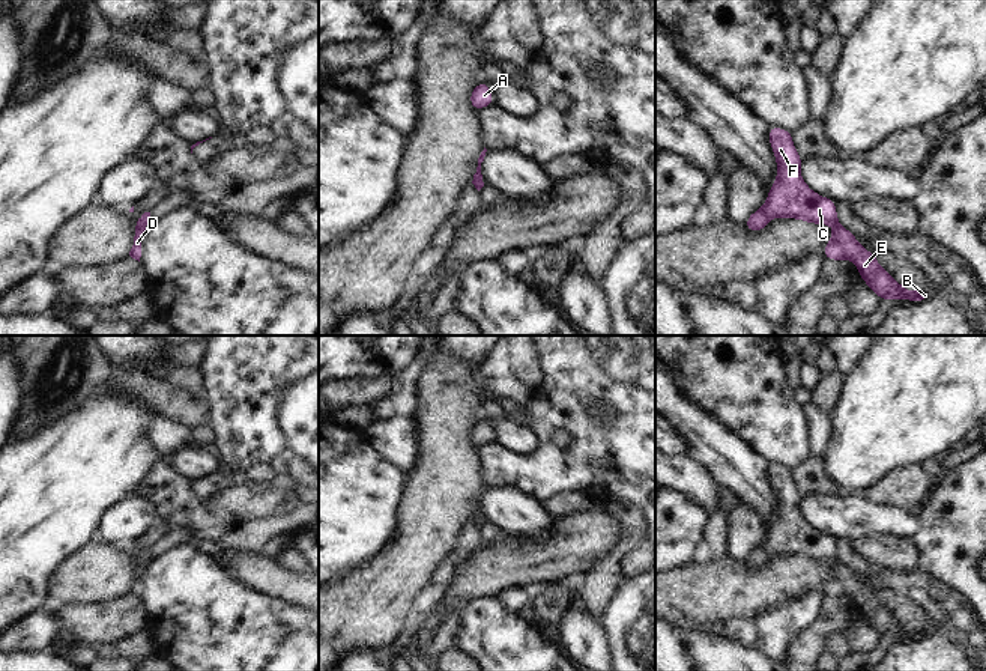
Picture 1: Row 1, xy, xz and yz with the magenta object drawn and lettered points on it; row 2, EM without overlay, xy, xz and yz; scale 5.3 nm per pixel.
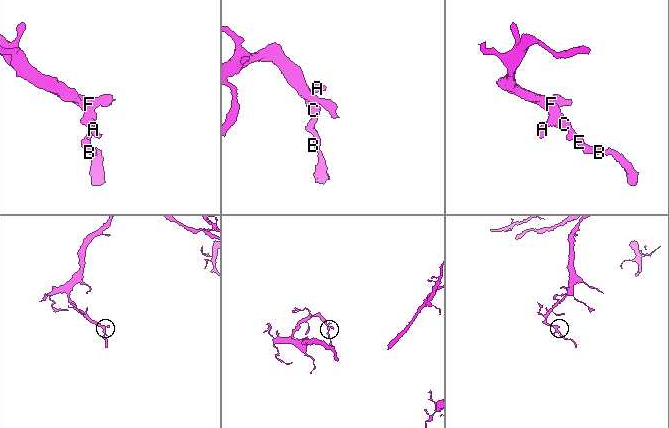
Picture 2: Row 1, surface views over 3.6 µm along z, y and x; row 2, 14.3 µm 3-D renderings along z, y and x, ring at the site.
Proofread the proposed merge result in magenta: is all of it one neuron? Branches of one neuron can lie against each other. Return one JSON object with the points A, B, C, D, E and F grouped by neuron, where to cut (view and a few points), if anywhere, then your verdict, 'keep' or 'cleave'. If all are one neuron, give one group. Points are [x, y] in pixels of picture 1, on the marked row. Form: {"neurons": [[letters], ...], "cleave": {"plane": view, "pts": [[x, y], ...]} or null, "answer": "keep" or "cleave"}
{"neurons": [["A", "B", "C", "D", "E", "F"]], "cleave": null, "answer": "keep"}

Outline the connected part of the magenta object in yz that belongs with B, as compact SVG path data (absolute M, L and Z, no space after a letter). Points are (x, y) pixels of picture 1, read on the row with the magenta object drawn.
M770 126L770 144L777 159L777 179L759 211L755 211L744 227L750 232L761 232L774 217L797 218L813 224L830 224L834 232L824 248L824 257L830 260L848 259L858 266L858 275L864 284L882 299L921 302L927 299L929 290L906 292L893 275L881 268L878 256L869 253L855 236L839 224L836 203L812 191L801 178L803 159L792 143L792 132Z

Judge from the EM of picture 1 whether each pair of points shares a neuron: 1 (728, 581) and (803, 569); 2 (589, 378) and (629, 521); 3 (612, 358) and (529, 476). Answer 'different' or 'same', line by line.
1: same
2: different
3: same

